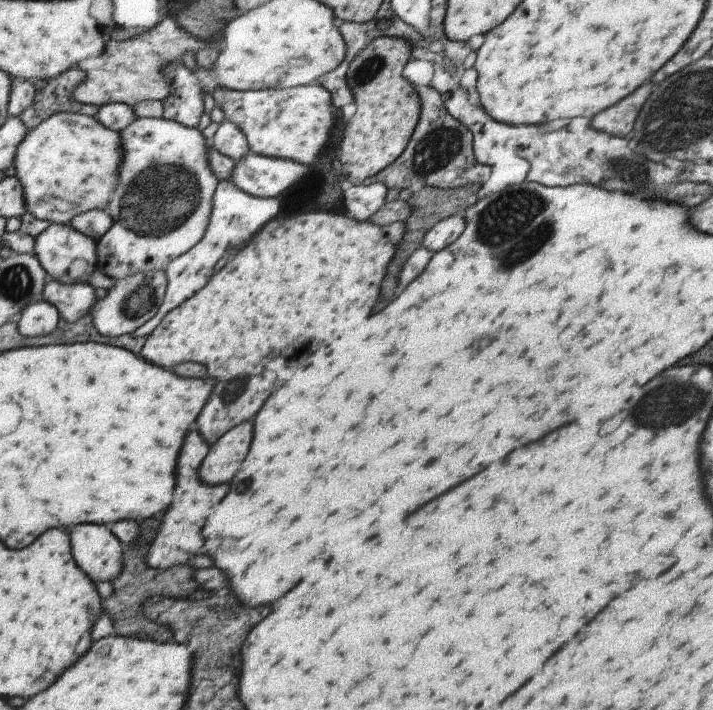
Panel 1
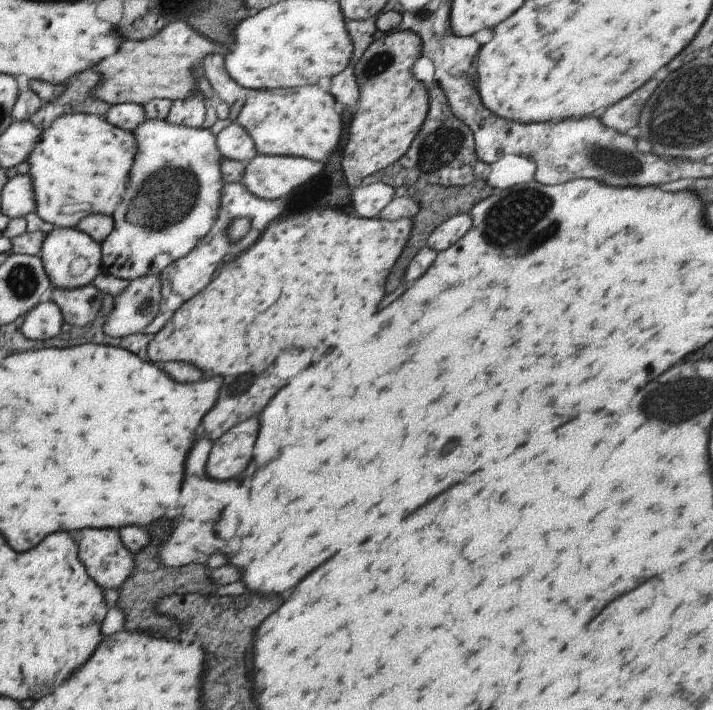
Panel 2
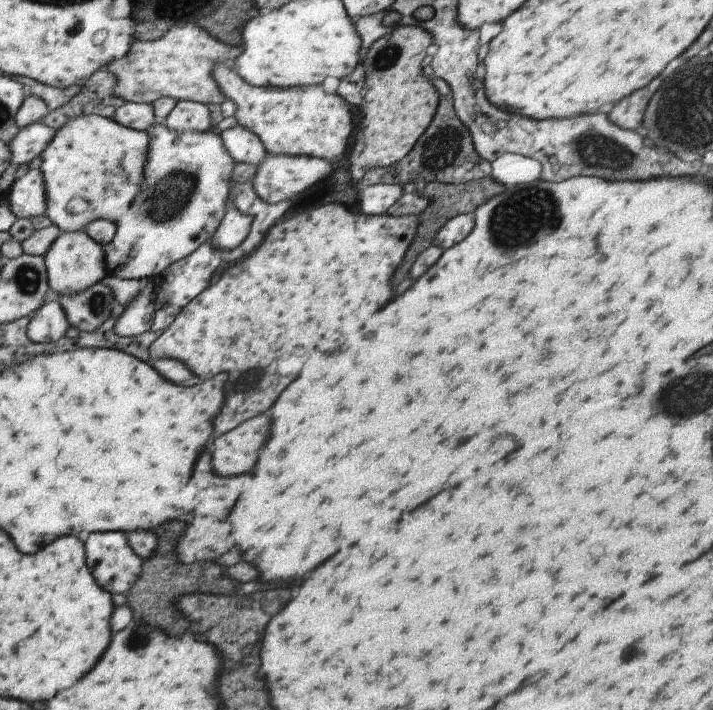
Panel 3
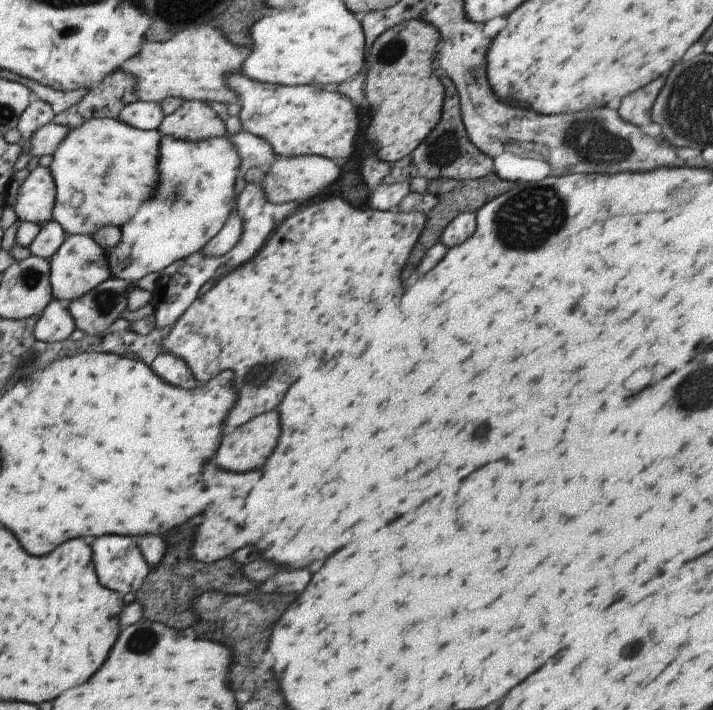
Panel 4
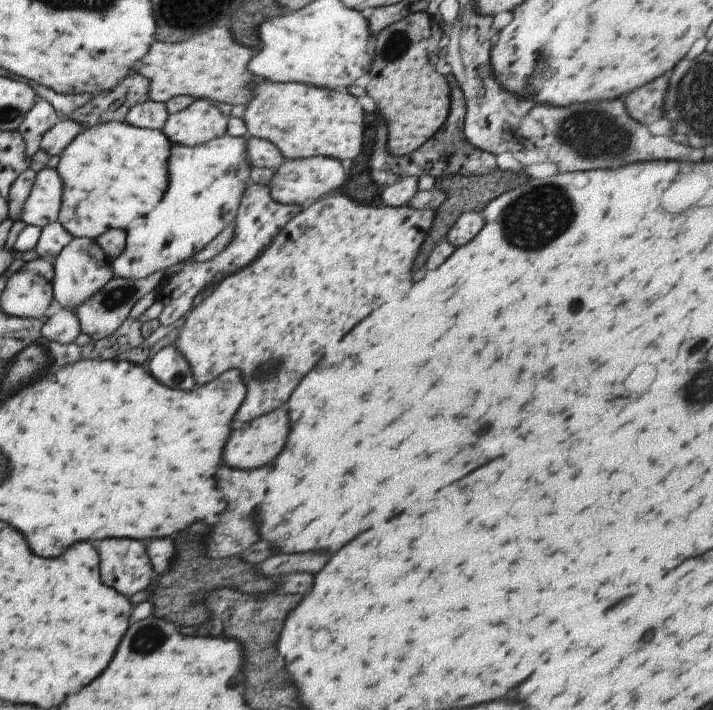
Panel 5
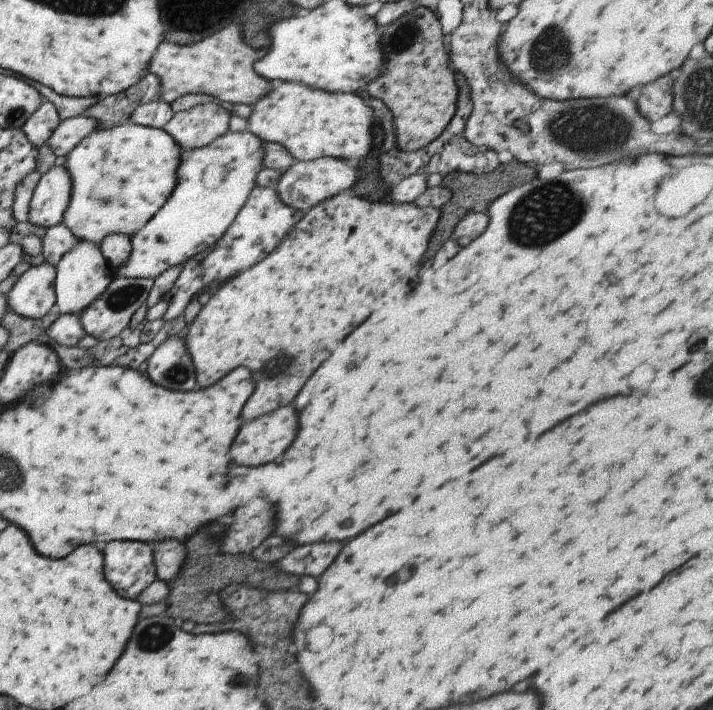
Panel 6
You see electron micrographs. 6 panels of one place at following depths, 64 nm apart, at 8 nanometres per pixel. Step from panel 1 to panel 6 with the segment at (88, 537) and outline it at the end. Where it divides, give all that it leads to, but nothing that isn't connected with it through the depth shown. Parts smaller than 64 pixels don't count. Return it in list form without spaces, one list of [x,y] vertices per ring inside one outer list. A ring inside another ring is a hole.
[[[111,542],[103,550],[103,576],[115,588],[115,594],[125,600],[135,600],[147,586],[151,586],[155,576],[153,566],[153,544],[141,544],[141,542]]]

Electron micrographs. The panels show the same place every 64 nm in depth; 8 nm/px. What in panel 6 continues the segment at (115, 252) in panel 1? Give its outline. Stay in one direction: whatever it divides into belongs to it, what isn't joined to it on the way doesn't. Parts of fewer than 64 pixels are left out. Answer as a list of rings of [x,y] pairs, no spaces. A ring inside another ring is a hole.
[[[245,130],[237,134],[227,132],[201,148],[179,148],[175,188],[163,206],[147,220],[147,224],[129,236],[129,258],[115,270],[115,276],[131,280],[155,280],[167,268],[191,262],[195,254],[203,252],[211,244],[217,244],[233,224],[251,188],[255,186],[255,176],[263,168],[263,146],[263,140]]]

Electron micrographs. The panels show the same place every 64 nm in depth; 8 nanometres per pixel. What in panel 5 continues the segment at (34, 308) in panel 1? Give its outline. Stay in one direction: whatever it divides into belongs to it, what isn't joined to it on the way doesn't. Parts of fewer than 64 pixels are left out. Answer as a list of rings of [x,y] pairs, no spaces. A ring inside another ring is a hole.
[[[53,306],[49,310],[49,316],[45,320],[45,324],[41,326],[39,334],[49,340],[49,342],[57,342],[57,344],[71,344],[79,334],[79,322],[75,312],[61,308],[61,306]]]

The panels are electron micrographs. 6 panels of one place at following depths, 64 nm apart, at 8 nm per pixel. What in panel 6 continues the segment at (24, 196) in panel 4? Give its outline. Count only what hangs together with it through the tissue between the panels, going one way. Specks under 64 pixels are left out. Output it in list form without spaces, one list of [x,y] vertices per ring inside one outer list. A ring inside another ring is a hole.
[[[57,166],[41,174],[29,202],[27,222],[39,228],[51,228],[61,224],[63,212],[69,202],[71,180],[65,168]]]

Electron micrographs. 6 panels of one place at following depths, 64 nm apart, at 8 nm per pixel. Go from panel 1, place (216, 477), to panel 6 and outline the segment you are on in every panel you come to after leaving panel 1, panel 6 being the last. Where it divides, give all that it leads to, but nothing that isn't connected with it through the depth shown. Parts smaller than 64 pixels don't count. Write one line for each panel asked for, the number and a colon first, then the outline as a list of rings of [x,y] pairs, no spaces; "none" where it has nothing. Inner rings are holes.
2: [[[249,418],[231,430],[227,430],[219,440],[213,442],[205,472],[213,478],[235,478],[239,476],[251,460],[251,448],[257,438],[257,418]]]
3: [[[259,414],[213,440],[211,466],[215,474],[233,476],[249,472],[269,436],[269,414]]]
4: [[[265,412],[235,428],[231,434],[223,436],[221,448],[217,452],[217,464],[223,470],[247,472],[261,468],[267,456],[273,452],[279,438],[279,418],[277,412]]]
5: [[[281,406],[251,422],[245,422],[239,428],[235,428],[233,432],[229,432],[231,436],[223,450],[223,462],[231,468],[247,468],[247,470],[273,462],[273,458],[281,452],[281,448],[285,444],[285,436],[289,434],[289,420],[287,420],[287,432],[285,432],[285,416],[287,416],[285,406]]]
6: [[[281,406],[281,408],[273,410],[271,414],[259,416],[251,422],[245,422],[245,424],[241,422],[239,432],[231,446],[231,456],[235,462],[247,464],[247,466],[259,466],[259,464],[265,464],[271,460],[279,460],[283,456],[285,448],[293,442],[295,434],[297,434],[297,414],[295,414],[293,406]]]

